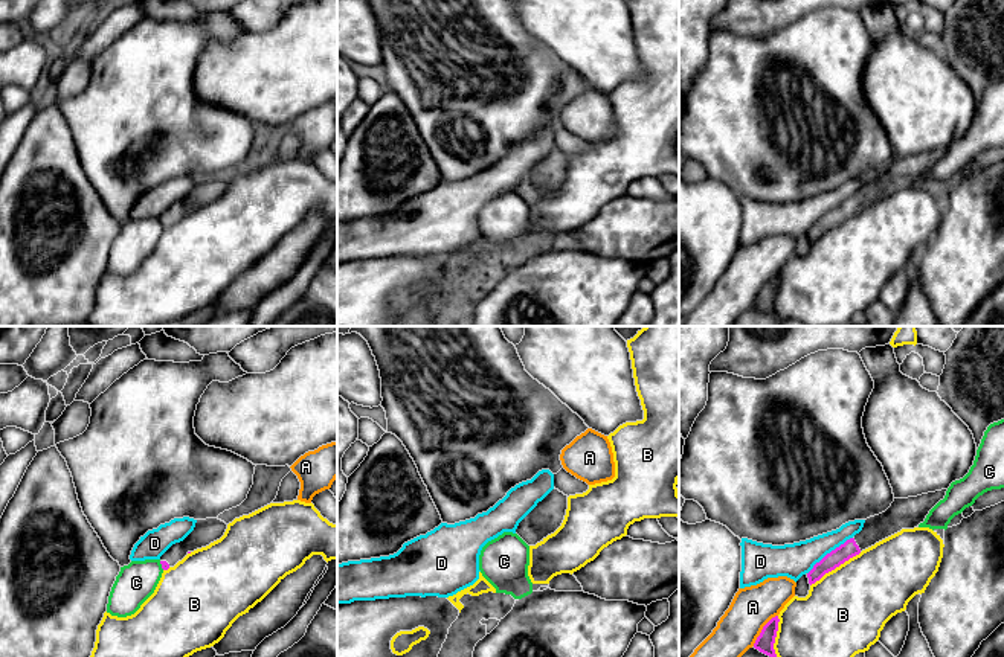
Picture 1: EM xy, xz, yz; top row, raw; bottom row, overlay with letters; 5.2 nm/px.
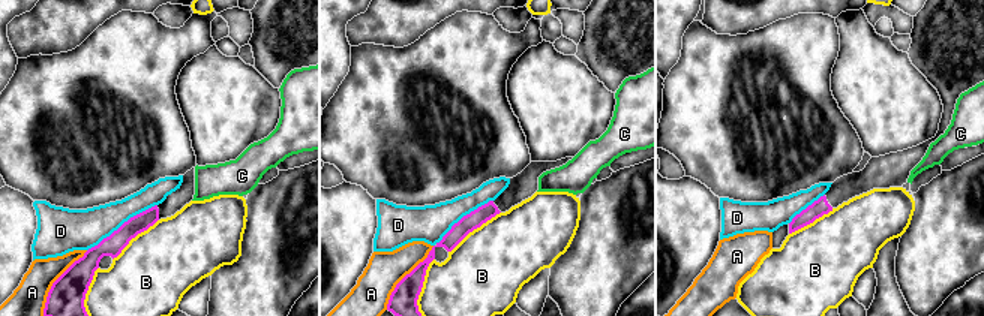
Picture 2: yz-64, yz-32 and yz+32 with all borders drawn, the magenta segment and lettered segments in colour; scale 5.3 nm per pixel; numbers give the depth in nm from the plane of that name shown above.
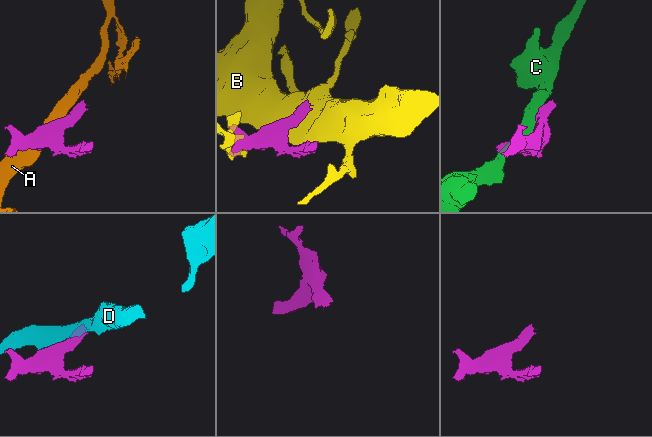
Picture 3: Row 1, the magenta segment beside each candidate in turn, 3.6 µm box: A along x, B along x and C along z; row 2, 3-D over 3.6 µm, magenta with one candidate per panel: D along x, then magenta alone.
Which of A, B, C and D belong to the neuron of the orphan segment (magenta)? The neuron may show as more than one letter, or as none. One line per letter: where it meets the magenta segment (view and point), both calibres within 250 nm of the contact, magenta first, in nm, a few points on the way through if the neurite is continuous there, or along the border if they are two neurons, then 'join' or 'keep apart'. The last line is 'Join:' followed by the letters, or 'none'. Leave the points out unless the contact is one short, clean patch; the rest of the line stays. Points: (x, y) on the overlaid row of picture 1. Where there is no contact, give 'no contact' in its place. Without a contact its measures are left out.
A: yz (762, 630) | 100/220 nm | keep apart
B: yz (835, 567) | 90/440 nm | keep apart
C: xy (162, 566) | 50/200 nm | keep apart
D: yz (830, 552) | 90/180 nm | keep apart
Join: none

